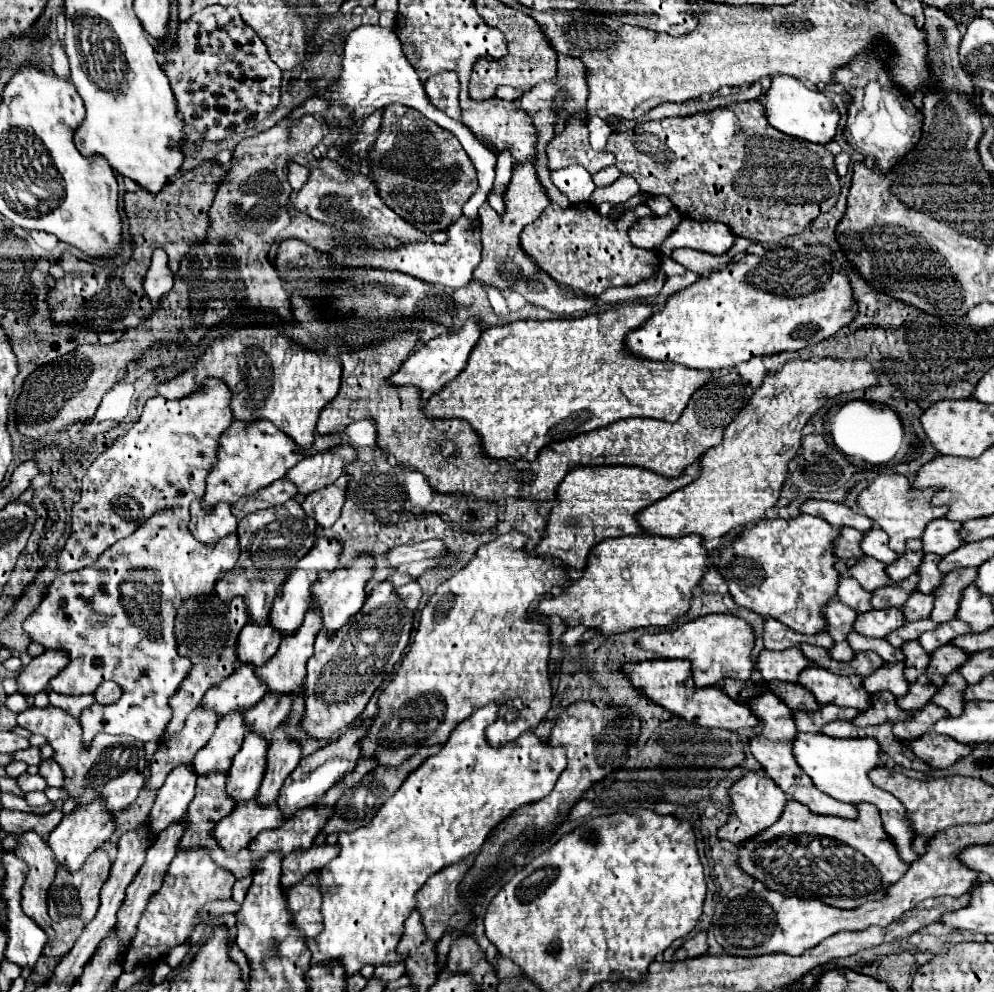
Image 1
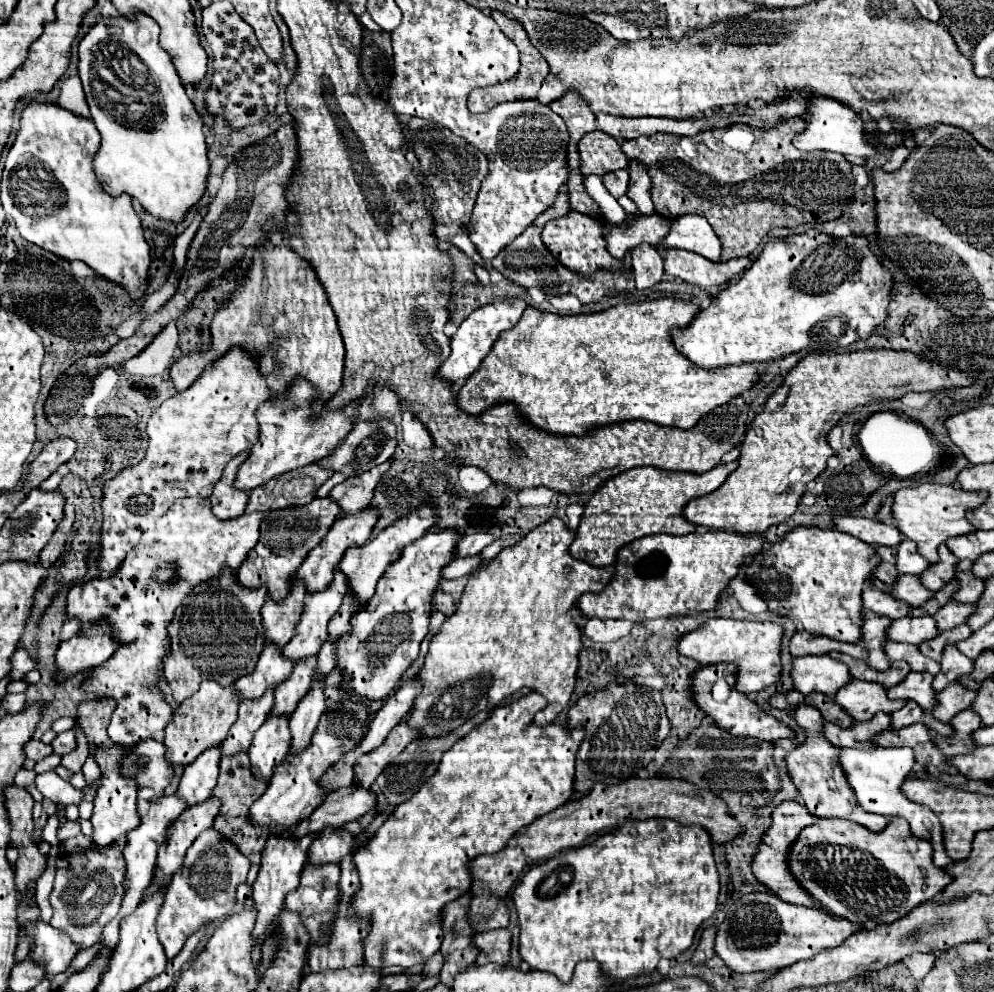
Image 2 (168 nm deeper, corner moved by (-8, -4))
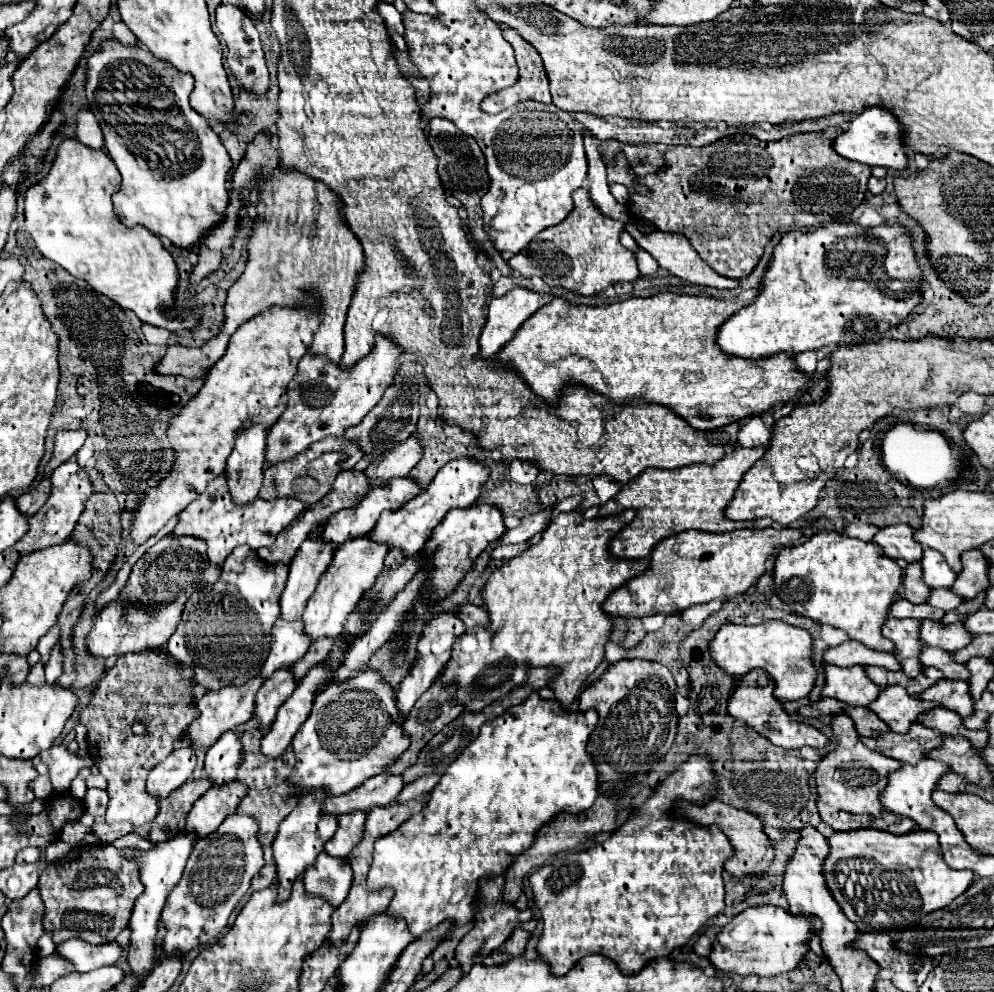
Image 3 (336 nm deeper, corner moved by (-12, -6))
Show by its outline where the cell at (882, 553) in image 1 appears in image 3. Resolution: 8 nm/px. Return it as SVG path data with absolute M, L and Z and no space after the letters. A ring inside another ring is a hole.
M924 549L924 557L922 557L922 569L924 569L924 581L930 587L944 587L950 589L952 583L956 581L956 573L948 567L948 563L944 561L944 557L934 551L934 549Z

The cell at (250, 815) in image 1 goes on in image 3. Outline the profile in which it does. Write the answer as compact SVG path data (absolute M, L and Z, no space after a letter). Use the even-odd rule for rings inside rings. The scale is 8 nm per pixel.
M376 669L334 681L316 697L310 717L302 723L292 741L296 767L290 781L300 785L302 791L324 787L328 795L348 793L364 779L396 763L410 747L402 725L404 715L400 715L396 707L396 691Z

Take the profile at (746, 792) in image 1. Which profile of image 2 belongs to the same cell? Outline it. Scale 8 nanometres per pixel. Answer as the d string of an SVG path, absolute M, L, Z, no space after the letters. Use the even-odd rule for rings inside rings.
M782 801L780 805L774 807L772 815L770 815L772 823L770 827L766 829L766 833L760 837L760 843L758 843L758 849L756 849L756 855L752 857L752 873L756 875L756 879L760 883L764 883L766 887L770 887L780 899L788 901L788 903L796 903L796 905L812 905L812 907L820 907L800 885L798 881L792 877L792 873L786 869L786 853L788 853L788 847L790 843L798 837L798 833L812 825L816 821L816 817L812 813L808 813L808 809L804 809L804 805L800 805L798 801Z

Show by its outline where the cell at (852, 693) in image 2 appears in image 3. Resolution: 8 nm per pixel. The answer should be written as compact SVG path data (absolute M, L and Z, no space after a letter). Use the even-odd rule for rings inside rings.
M886 687L882 689L880 697L868 705L882 721L890 725L894 733L904 733L912 723L918 723L918 717L924 711L930 711L932 707L938 707L938 703L920 701L906 693L904 687Z

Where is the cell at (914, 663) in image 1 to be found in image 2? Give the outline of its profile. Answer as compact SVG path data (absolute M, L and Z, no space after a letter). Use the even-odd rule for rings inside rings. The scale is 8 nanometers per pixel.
M948 645L948 649L944 649L942 659L940 659L940 673L934 675L932 687L936 691L942 691L948 683L956 681L960 675L966 675L972 671L972 659L964 657L954 645Z

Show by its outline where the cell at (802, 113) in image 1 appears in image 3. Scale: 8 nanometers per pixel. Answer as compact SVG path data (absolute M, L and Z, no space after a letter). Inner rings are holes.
M870 107L864 109L856 119L852 119L850 129L840 135L840 139L834 141L834 149L838 155L870 165L870 167L886 167L886 169L898 169L904 171L908 167L908 155L904 151L904 135L898 117L894 117L888 109Z

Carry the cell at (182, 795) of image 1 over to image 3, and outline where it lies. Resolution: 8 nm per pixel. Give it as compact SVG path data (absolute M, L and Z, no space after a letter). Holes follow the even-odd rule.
M234 731L220 735L220 739L208 749L204 761L204 773L216 783L228 783L236 779L236 771L242 761L242 743Z

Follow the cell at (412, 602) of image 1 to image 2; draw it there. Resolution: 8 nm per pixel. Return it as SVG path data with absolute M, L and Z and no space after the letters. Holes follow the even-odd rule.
M436 591L432 595L432 607L436 611L442 611L444 615L452 615L454 609L456 609L456 603L452 601L452 597L448 593L442 593L442 591Z

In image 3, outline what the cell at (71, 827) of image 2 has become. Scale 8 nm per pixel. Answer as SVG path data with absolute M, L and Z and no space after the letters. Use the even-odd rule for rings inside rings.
M104 823L102 827L96 825L96 835L100 837L102 843L112 843L112 841L116 841L118 837L128 835L130 831L134 831L134 827L132 827L130 823L112 823L112 825Z

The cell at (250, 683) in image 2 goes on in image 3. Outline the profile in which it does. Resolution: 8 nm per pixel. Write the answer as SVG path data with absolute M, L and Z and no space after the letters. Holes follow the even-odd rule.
M278 617L272 627L272 647L262 667L262 677L270 677L280 667L292 667L304 657L310 643L308 635L304 635L302 621L286 621Z

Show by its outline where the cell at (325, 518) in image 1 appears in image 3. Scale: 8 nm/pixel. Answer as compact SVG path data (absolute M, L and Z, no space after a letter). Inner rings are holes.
M410 435L404 443L400 443L400 447L394 447L392 451L380 455L380 459L374 459L364 473L368 475L370 483L378 487L380 483L384 485L388 479L408 475L418 465L420 459L422 459L420 439Z

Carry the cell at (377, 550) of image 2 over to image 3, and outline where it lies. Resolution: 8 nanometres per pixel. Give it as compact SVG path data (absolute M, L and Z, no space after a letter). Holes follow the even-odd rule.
M460 457L456 461L450 461L448 465L442 467L442 471L438 471L434 481L420 495L404 503L400 509L384 511L384 515L380 515L380 521L372 529L372 539L378 543L402 547L408 557L414 555L416 551L420 551L420 547L424 547L428 535L432 535L434 527L444 519L444 515L450 509L474 505L488 477L490 477L490 467L484 465L482 461L476 461L472 457Z

